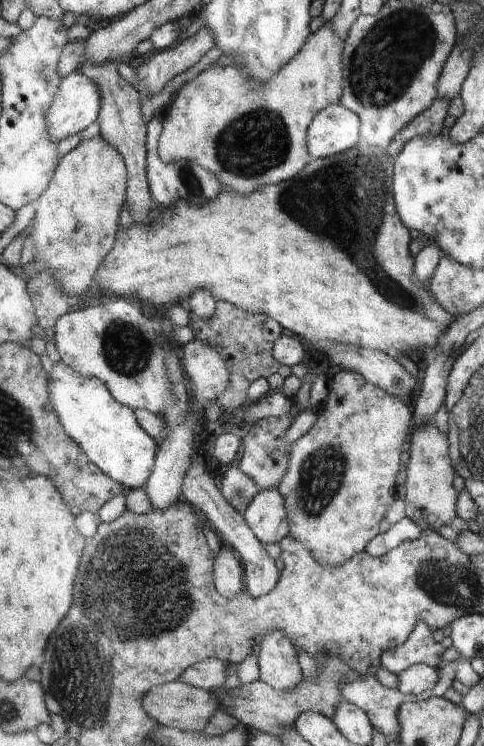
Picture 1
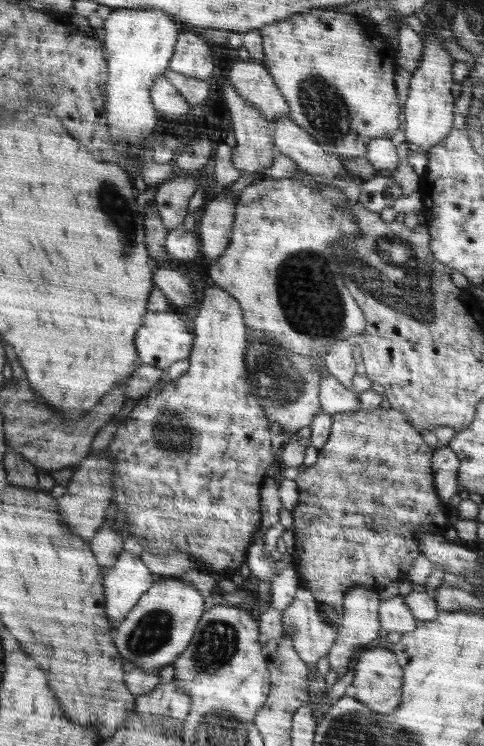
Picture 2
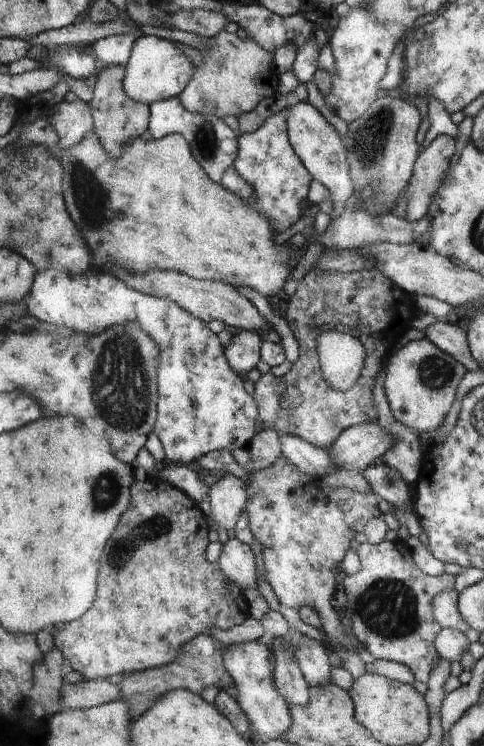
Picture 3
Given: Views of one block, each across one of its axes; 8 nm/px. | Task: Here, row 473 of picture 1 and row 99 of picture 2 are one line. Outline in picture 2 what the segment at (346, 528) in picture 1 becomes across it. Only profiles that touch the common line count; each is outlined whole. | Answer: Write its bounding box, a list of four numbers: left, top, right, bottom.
[259,8,402,158]

